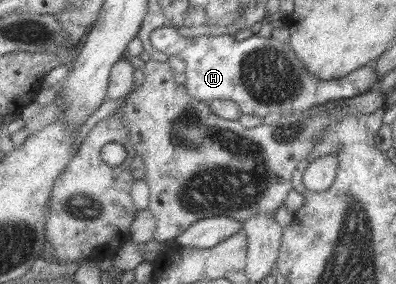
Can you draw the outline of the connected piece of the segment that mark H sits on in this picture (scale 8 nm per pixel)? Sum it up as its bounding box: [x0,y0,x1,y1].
[150,27,380,118]

